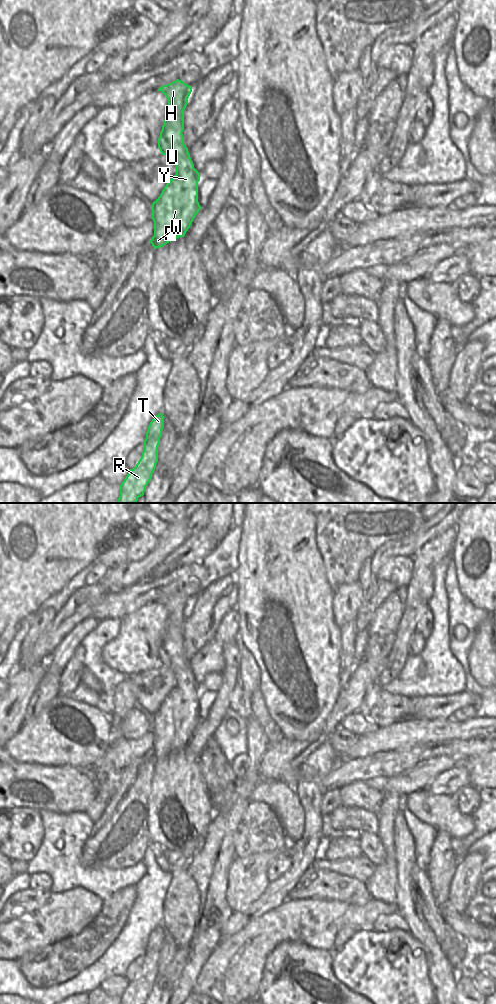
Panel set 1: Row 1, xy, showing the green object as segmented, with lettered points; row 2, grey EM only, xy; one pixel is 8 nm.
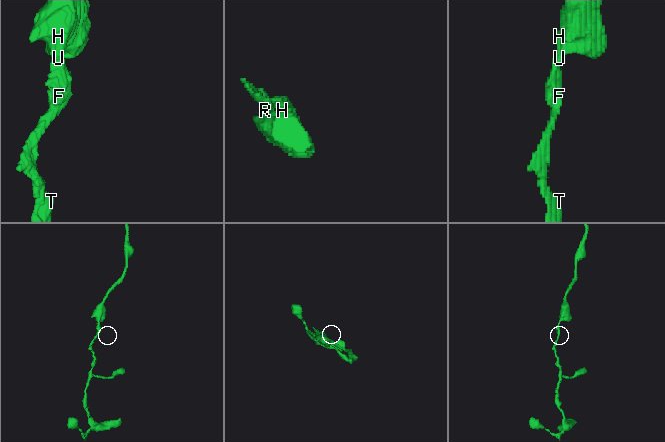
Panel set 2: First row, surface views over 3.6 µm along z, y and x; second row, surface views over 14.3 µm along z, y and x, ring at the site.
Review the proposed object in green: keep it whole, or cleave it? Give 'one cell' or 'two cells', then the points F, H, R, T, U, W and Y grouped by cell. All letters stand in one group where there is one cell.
one cell; groups F H R T U W Y

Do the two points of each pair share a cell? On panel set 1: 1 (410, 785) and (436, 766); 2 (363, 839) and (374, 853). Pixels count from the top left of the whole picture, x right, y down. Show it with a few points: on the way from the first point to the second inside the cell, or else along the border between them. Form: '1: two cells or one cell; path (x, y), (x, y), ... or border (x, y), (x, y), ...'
1: one cell; path (416, 779), (430, 769)
2: one cell; path (366, 842), (372, 850)

